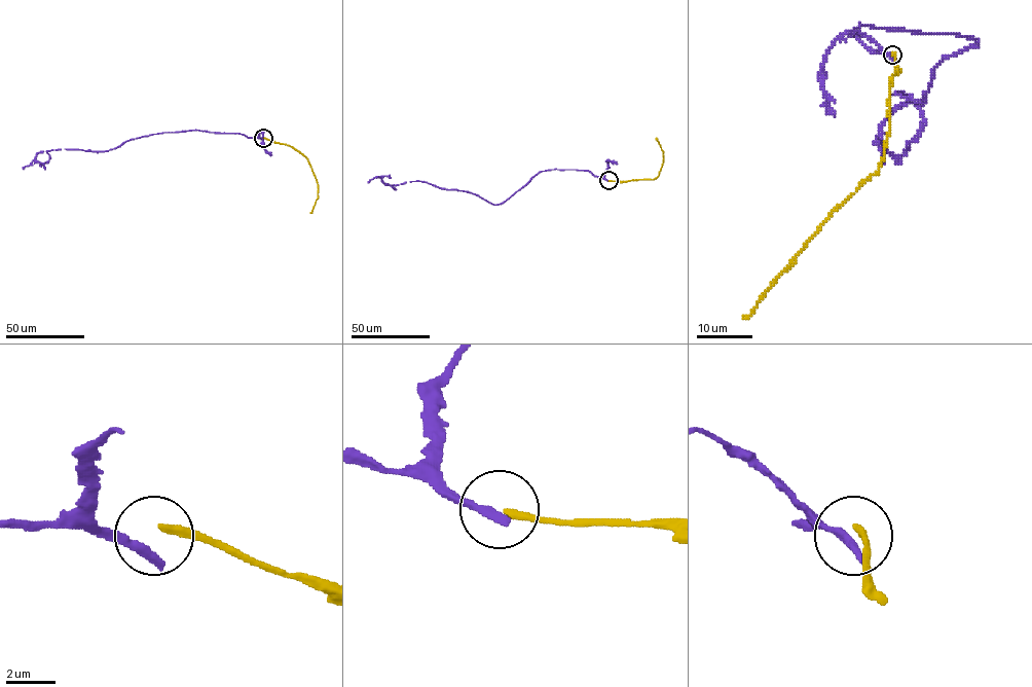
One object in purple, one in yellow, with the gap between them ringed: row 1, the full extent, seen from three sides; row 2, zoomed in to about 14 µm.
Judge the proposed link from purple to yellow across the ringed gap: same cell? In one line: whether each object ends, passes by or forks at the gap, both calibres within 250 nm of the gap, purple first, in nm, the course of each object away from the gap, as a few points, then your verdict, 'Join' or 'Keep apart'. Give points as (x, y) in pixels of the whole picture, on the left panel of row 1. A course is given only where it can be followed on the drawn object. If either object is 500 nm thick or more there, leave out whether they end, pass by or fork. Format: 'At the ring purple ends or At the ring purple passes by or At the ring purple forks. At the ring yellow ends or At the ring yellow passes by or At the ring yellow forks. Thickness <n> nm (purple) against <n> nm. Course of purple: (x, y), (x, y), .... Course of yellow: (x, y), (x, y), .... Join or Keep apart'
At the ring purple ends. At the ring yellow ends. Thickness 440 nm (purple) against 300 nm. Course of purple: (262, 139), (194, 130), (164, 133), (132, 139), (108, 151), (40, 151), (23, 169). Course of yellow: (263, 138), (292, 146), (306, 157), (318, 192), (310, 212). Keep apart

